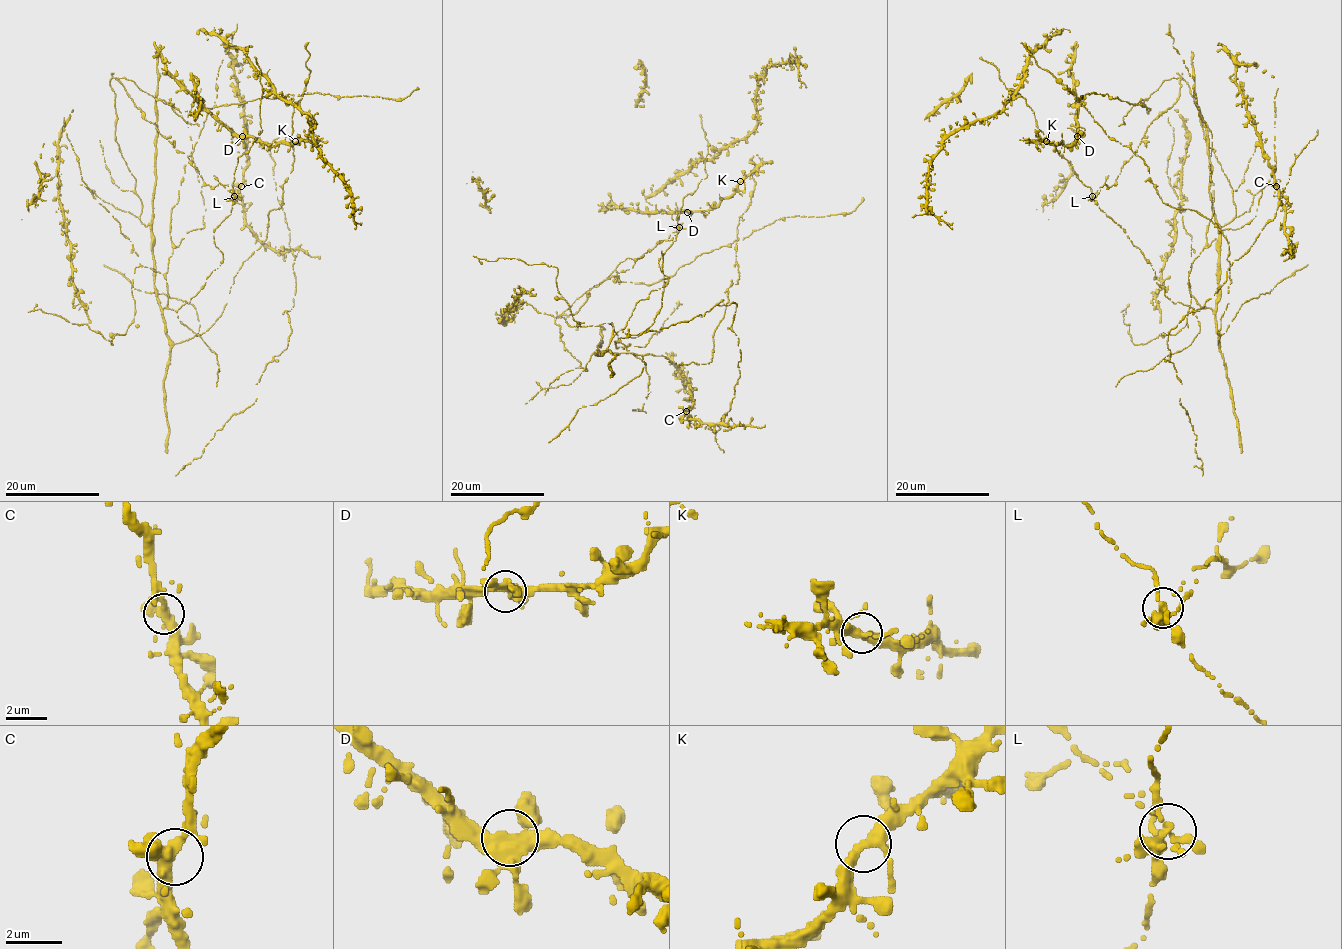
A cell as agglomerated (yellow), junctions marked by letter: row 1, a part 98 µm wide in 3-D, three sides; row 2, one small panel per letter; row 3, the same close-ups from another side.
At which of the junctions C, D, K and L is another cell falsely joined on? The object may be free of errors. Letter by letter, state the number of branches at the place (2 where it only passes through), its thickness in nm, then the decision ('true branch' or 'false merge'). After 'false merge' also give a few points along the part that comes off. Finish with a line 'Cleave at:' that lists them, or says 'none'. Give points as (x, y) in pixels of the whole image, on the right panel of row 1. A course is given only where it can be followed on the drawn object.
C: branches 4; calibre 360 nm; true branch
D: branches 5; calibre 400 nm; true branch
K: branches 4; calibre 300 nm; true branch
L: branches 6; calibre 280 nm; false merge; course (1092, 196), (1097, 195), (1097, 190), (1105, 183), (1107, 186), (1115, 184), (1149, 125), (1176, 101), (1182, 74)
Cleave at: L

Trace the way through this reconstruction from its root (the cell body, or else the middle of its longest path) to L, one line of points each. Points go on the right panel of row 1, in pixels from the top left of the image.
L: (1217, 293), (1214, 310), (1195, 310), (1166, 297), (1140, 250), (1132, 244), (1125, 230), (1096, 204), (1092, 196)

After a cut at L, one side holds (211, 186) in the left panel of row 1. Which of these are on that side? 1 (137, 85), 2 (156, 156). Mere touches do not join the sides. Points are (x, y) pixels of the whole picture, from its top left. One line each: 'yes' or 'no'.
1: no
2: no

